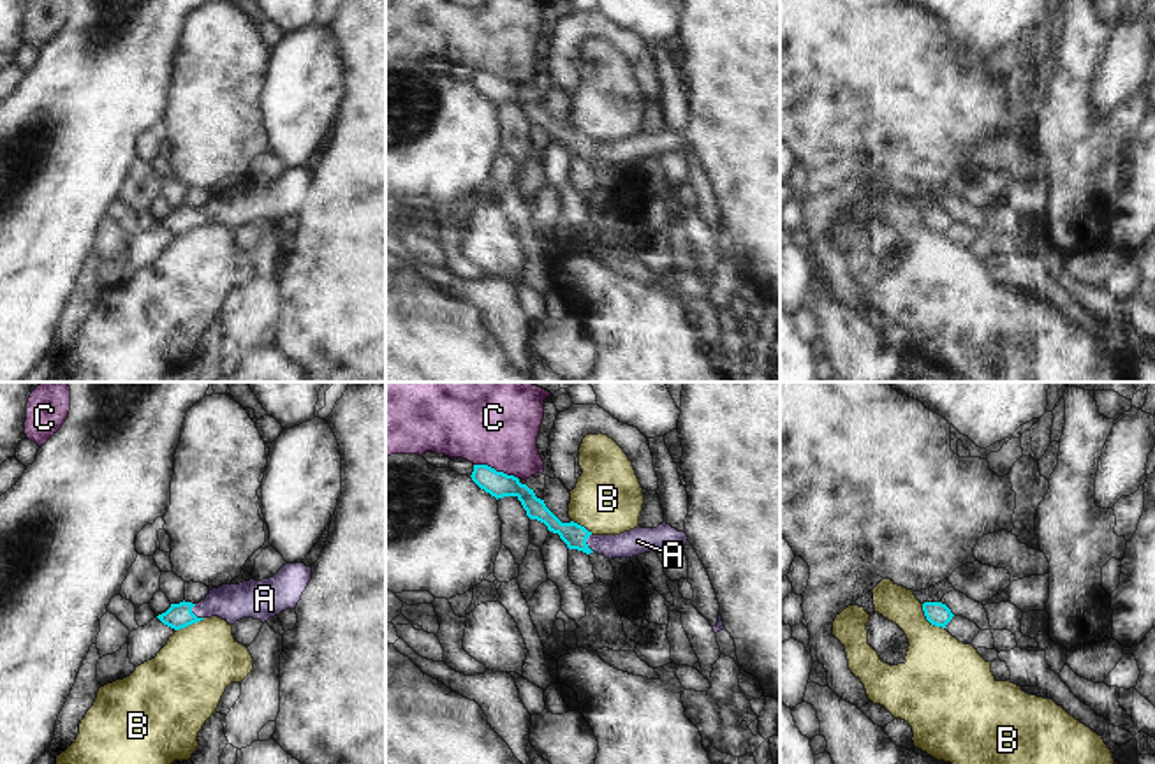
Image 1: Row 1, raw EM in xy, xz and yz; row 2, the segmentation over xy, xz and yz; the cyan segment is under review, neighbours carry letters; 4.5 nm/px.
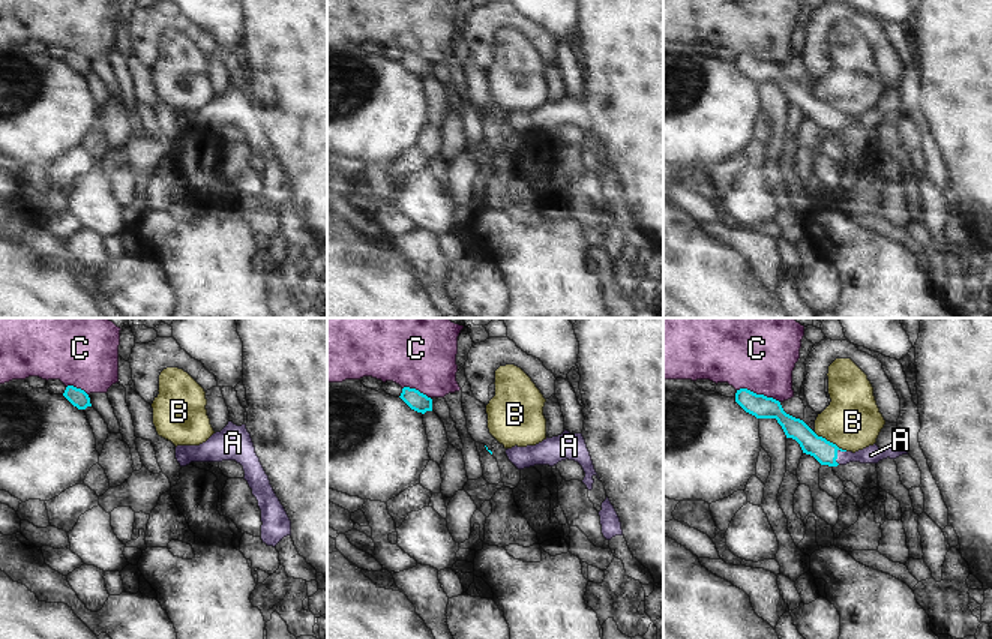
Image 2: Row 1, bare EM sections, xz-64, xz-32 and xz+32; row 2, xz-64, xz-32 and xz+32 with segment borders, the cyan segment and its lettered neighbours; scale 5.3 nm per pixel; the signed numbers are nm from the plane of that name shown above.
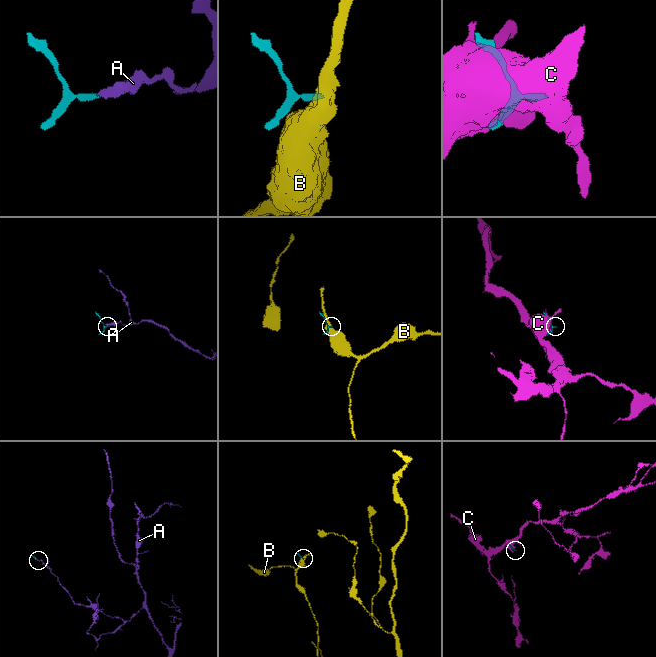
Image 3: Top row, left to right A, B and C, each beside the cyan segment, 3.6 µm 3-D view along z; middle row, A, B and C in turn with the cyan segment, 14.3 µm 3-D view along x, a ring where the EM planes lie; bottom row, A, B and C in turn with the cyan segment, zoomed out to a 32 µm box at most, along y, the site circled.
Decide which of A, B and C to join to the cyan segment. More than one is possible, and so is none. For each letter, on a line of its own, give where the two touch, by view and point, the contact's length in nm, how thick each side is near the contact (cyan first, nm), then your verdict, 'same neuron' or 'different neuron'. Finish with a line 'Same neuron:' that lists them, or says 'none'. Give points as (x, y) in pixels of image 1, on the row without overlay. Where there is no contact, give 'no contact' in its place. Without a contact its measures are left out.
A: contact xy (192, 219); length 80 nm; calibres 110 and 170 nm; same neuron
B: contact yz (928, 226); length 160 nm; calibres 110 and 340 nm; different neuron
C: contact xz (495, 76); length 220 nm; calibres 120 and 340 nm; different neuron
Same neuron: A

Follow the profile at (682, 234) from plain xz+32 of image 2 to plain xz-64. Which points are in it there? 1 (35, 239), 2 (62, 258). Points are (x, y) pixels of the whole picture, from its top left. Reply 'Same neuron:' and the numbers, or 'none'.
Same neuron: none

